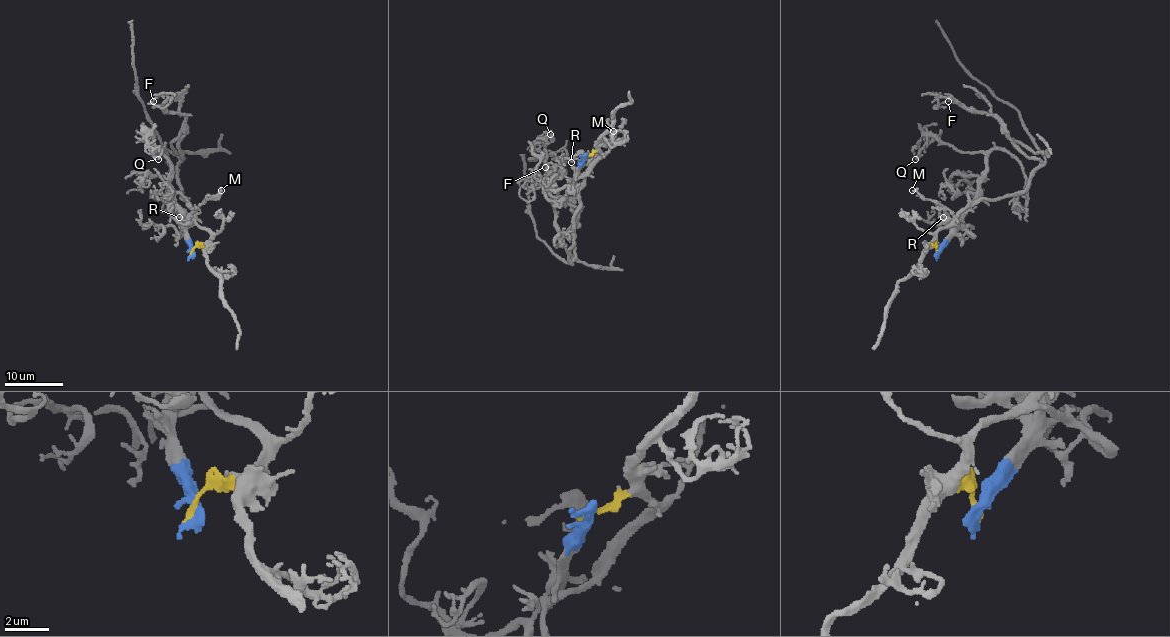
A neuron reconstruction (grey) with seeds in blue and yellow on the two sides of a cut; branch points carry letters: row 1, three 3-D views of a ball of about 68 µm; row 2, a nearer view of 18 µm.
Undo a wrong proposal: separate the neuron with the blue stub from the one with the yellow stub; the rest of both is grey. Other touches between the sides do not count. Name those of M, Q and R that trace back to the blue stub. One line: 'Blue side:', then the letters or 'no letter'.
Blue side: M, Q, R

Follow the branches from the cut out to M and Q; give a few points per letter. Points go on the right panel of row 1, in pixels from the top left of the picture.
M: (937, 254), (940, 243), (950, 232), (949, 216), (937, 202), (912, 191)
Q: (937, 254), (940, 243), (952, 230), (953, 221), (975, 196), (986, 155), (958, 151), (928, 136), (915, 158)

